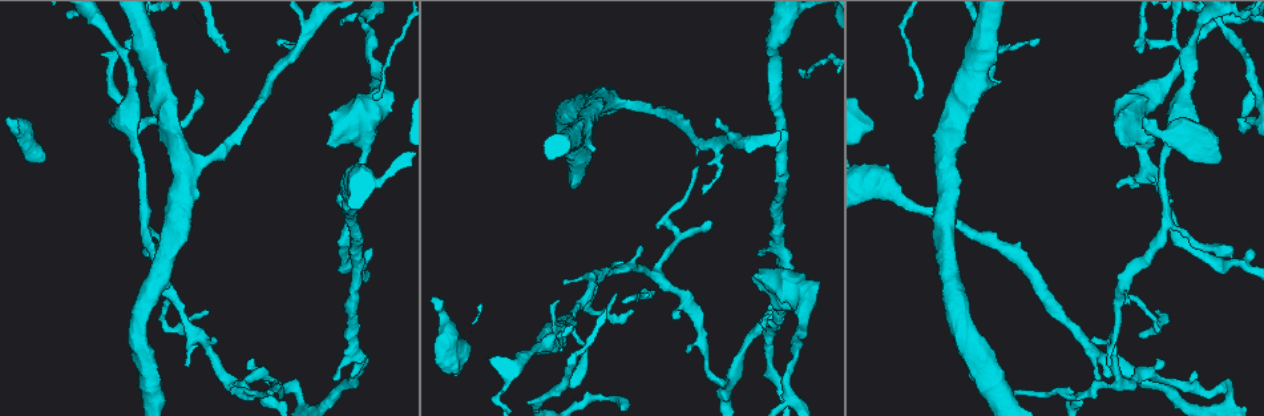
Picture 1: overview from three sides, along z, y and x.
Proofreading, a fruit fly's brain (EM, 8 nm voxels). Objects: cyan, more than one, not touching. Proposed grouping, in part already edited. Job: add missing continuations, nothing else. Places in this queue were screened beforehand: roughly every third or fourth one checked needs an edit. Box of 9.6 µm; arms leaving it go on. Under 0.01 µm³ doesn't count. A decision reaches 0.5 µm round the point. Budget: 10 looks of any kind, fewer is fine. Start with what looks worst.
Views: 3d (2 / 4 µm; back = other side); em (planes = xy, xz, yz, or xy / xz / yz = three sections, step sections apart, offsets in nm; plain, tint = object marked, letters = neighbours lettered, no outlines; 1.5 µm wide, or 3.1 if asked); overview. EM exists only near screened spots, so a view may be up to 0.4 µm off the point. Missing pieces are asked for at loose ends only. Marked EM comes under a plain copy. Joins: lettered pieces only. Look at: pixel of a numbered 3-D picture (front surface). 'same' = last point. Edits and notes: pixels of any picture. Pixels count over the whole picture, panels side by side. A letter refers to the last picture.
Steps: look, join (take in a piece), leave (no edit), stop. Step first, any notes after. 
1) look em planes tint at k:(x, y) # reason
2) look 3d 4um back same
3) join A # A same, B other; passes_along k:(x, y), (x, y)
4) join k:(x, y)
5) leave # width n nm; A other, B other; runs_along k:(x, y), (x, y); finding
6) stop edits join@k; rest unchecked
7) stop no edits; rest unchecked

look 3d 4um at 1:(704, 194) # tapers out

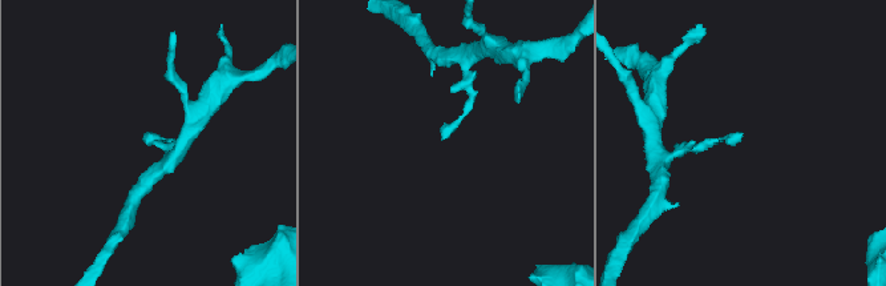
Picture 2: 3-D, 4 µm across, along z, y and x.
look em xy step 4 tint at 2:(741, 135)

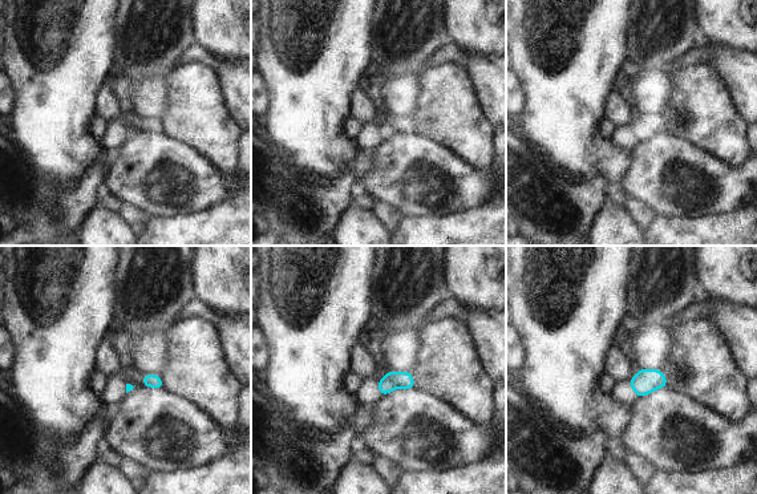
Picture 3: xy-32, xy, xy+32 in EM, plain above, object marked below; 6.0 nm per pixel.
look em planes letters same

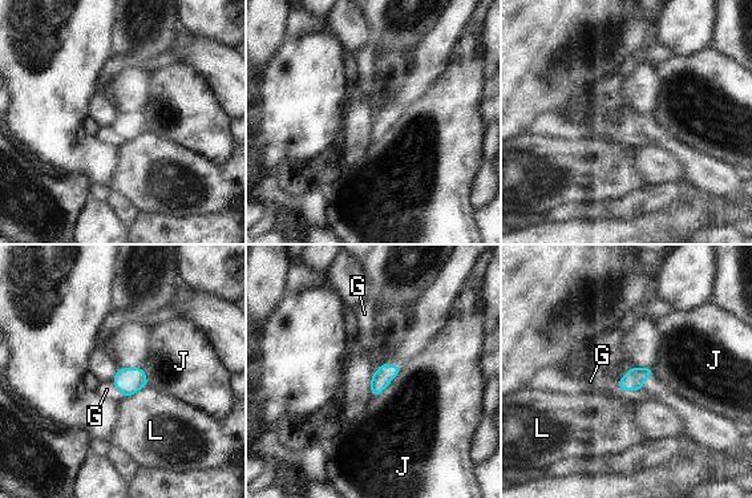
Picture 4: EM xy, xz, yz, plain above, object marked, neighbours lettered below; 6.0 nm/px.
leave # longest_contact J 260 nm; G other, J other, L other; border 4:(401, 368), (380, 392), (371, 397); none of them fits

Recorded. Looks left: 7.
look 3d 4um at 1:(1122, 139) # thick end

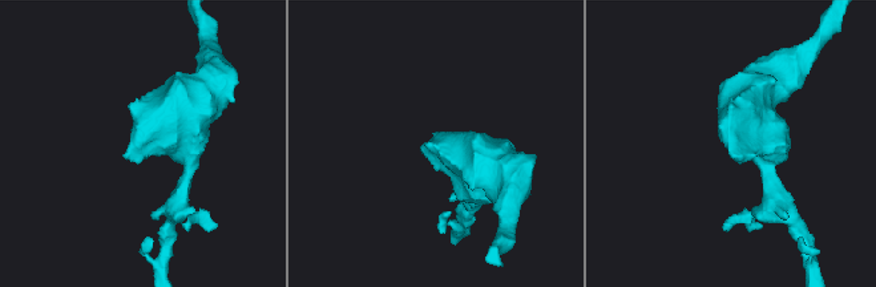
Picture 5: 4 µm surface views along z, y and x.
look em planes letters at 5:(732, 153)

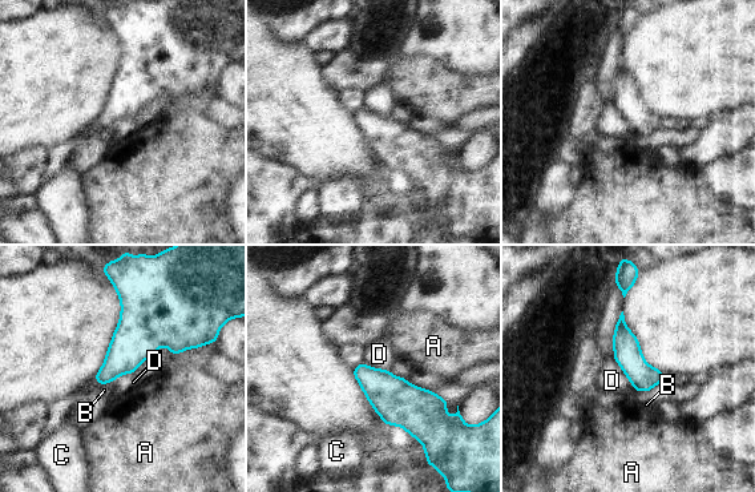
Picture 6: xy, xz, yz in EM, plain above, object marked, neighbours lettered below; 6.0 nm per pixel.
leave # longest_contact D 260 nm; A other, B other, C other, D other; no lettered piece goes on from it

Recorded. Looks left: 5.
look 3d 2um at 1:(440, 368) # branch stops here

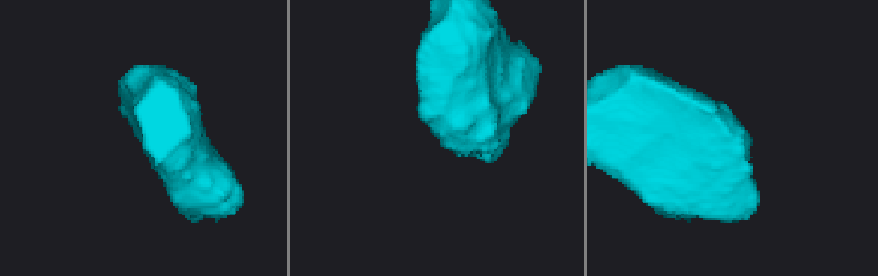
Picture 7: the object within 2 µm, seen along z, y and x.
look em planes letters at 7:(734, 140)

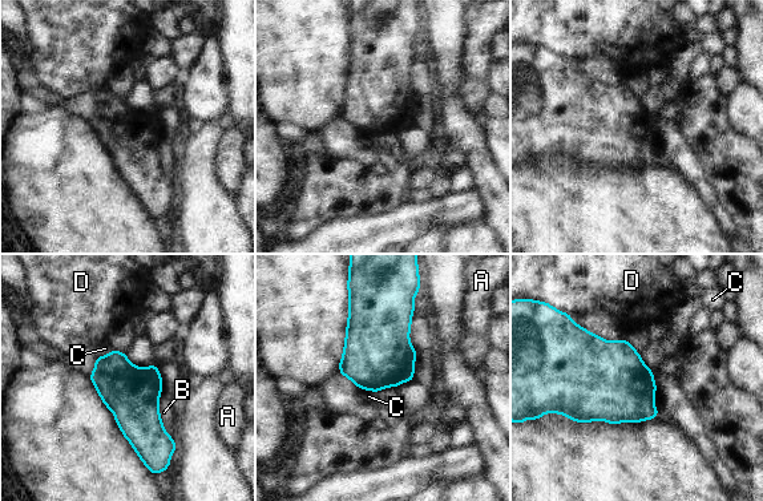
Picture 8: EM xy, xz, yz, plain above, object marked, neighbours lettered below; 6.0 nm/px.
leave # A other, B other, C other, D other; border 8:(358, 387), (376, 392); no lettered piece goes on from it

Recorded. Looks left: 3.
look em planes letters at 1:(215, 340)

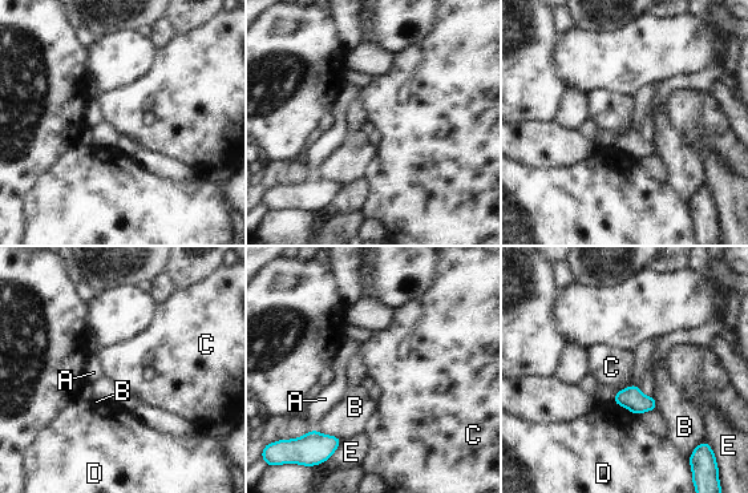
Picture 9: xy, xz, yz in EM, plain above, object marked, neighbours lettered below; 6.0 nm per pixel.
leave # A other, B other, C other, D other, E other; border 9:(635, 384), (619, 391); no lettered piece goes on from it

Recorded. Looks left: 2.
stop no edits; rest unchecked

